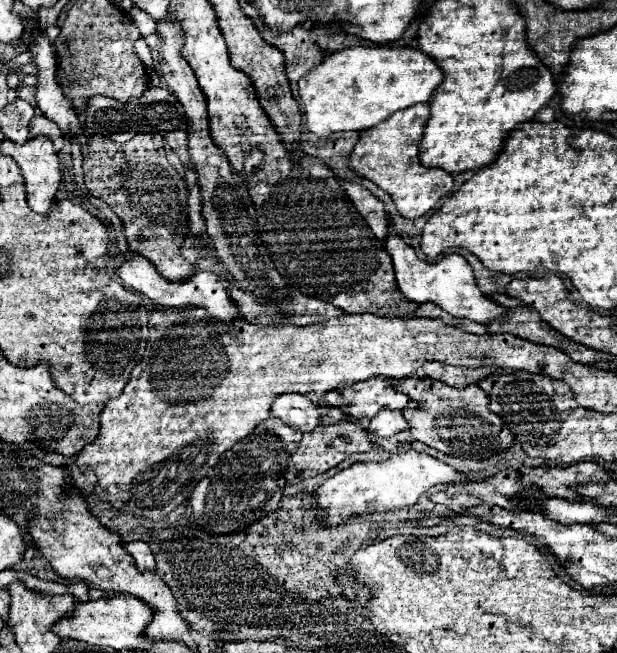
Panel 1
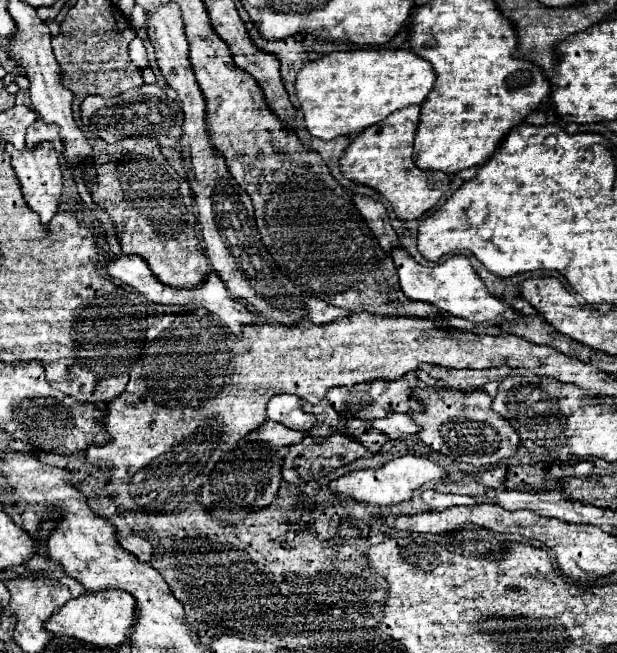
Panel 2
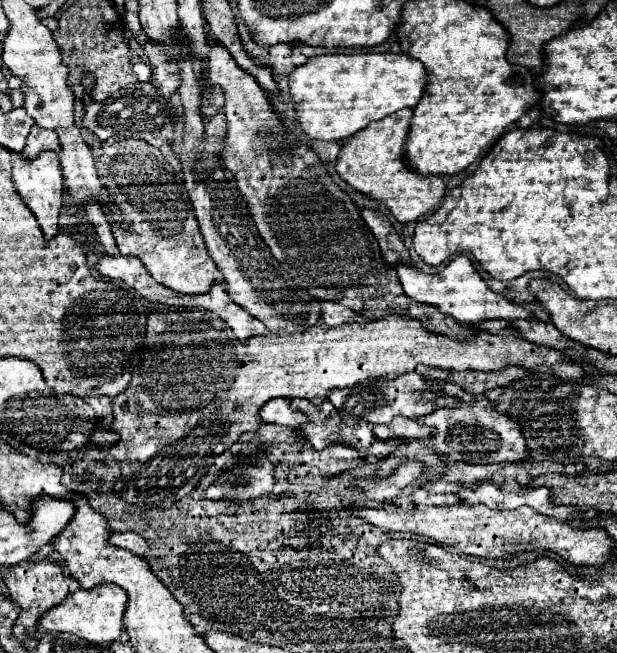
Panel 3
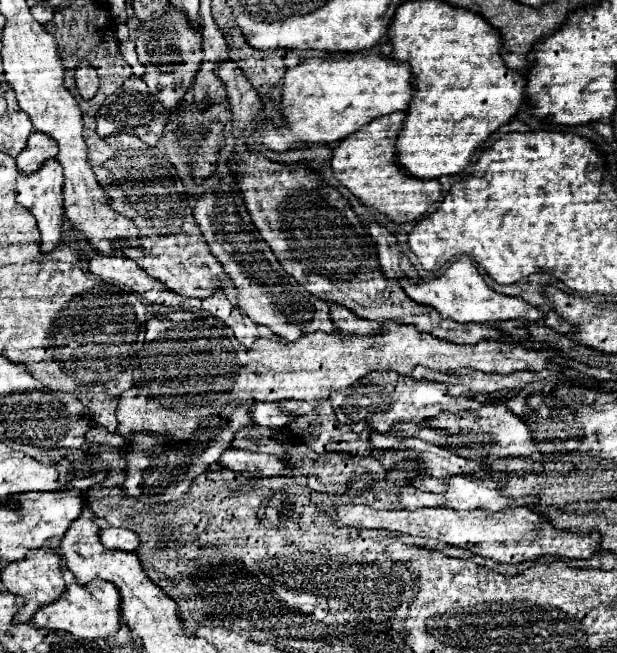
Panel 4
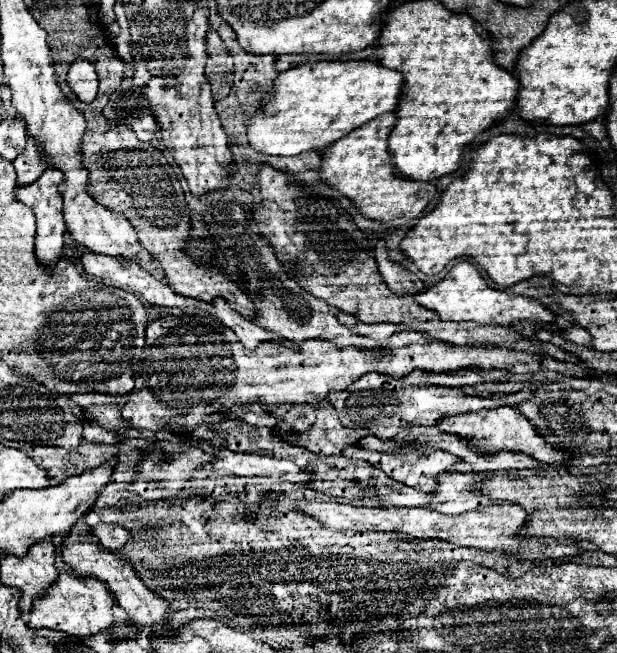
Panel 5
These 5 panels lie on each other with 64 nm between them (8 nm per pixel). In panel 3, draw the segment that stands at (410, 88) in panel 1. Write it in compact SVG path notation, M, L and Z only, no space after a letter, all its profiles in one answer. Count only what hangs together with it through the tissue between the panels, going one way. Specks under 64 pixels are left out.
M326 54L310 58L306 64L300 64L290 72L290 100L294 102L296 122L300 130L312 140L336 140L342 142L366 128L370 122L380 120L388 114L394 114L402 108L414 108L424 92L426 70L424 66L408 58L406 54Z

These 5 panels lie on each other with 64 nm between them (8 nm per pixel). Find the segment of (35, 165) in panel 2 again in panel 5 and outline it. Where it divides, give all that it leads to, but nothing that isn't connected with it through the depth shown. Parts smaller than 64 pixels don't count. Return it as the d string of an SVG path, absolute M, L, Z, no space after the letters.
M46 168L44 174L28 184L28 186L20 186L16 188L16 200L30 206L36 214L36 222L38 222L38 230L36 230L36 258L40 264L44 264L44 268L48 268L48 272L52 272L56 260L62 258L62 248L64 248L64 234L66 234L66 224L64 224L64 216L62 216L62 196L58 192L60 182L64 180L62 172L56 168Z

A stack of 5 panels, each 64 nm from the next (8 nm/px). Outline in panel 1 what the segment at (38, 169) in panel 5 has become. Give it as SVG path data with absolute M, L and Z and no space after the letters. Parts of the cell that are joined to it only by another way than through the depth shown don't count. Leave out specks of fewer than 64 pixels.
M34 116L30 122L30 138L36 138L36 136L48 136L52 140L56 152L60 152L64 146L64 136L62 136L58 124L44 116Z

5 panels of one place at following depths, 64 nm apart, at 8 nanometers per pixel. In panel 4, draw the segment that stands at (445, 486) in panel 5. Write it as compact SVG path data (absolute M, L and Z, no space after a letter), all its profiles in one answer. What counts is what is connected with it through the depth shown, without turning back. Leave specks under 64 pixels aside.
M448 476L446 478L446 508L450 510L474 510L474 508L488 508L488 510L502 510L510 506L530 504L532 498L516 498L510 500L496 490L496 484L490 480L478 480L474 476Z

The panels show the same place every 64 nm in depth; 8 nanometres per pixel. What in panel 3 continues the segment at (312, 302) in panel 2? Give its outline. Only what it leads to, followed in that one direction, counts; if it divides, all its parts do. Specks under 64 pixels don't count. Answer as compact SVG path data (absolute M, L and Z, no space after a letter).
M322 302L322 322L326 328L336 328L336 326L344 326L344 324L366 324L368 320L362 318L360 314L356 314L354 310L342 306L342 304L332 304L332 302Z

